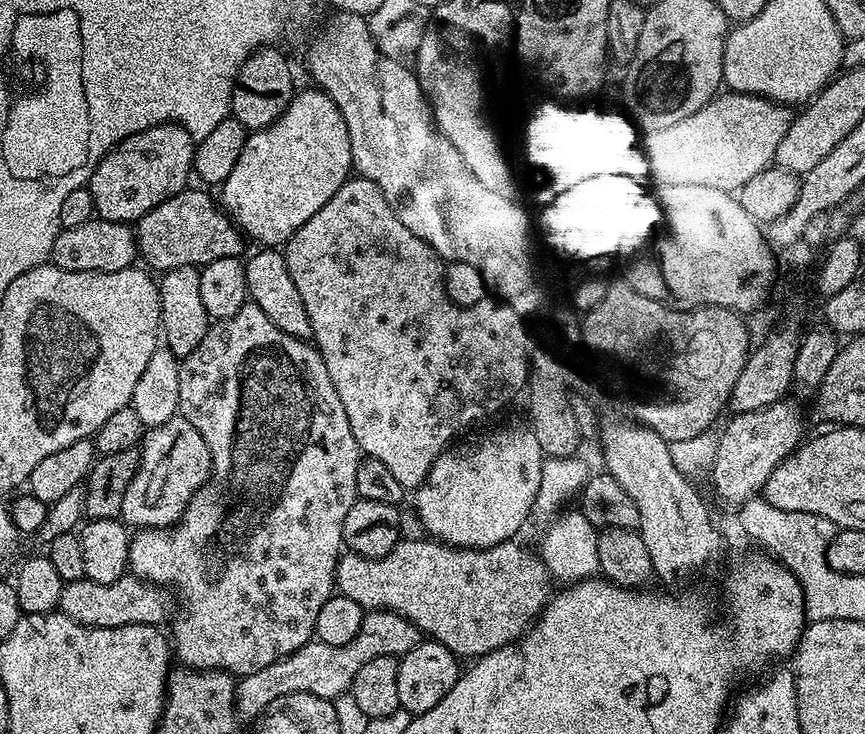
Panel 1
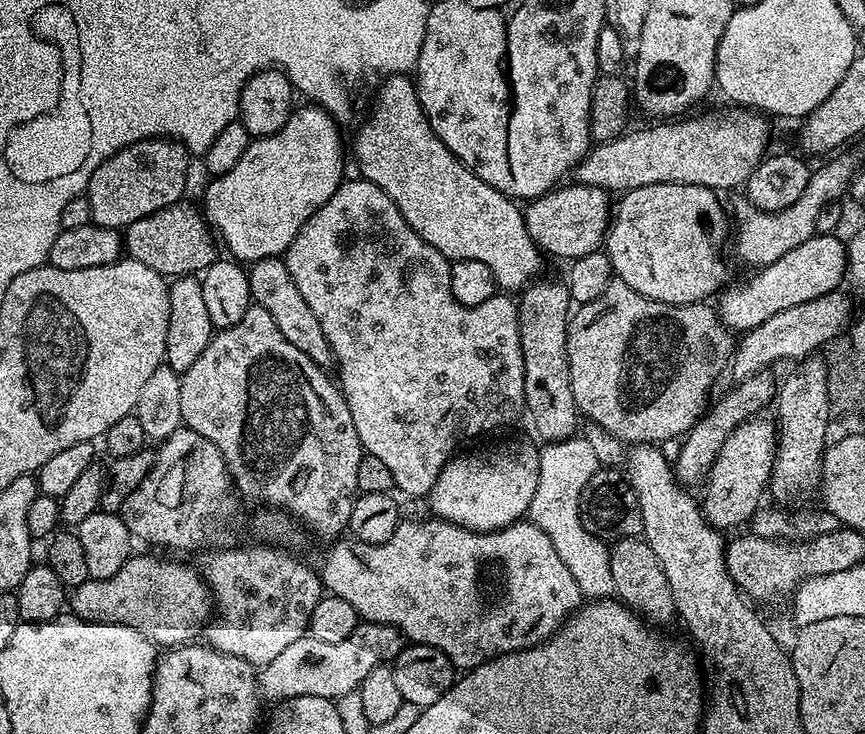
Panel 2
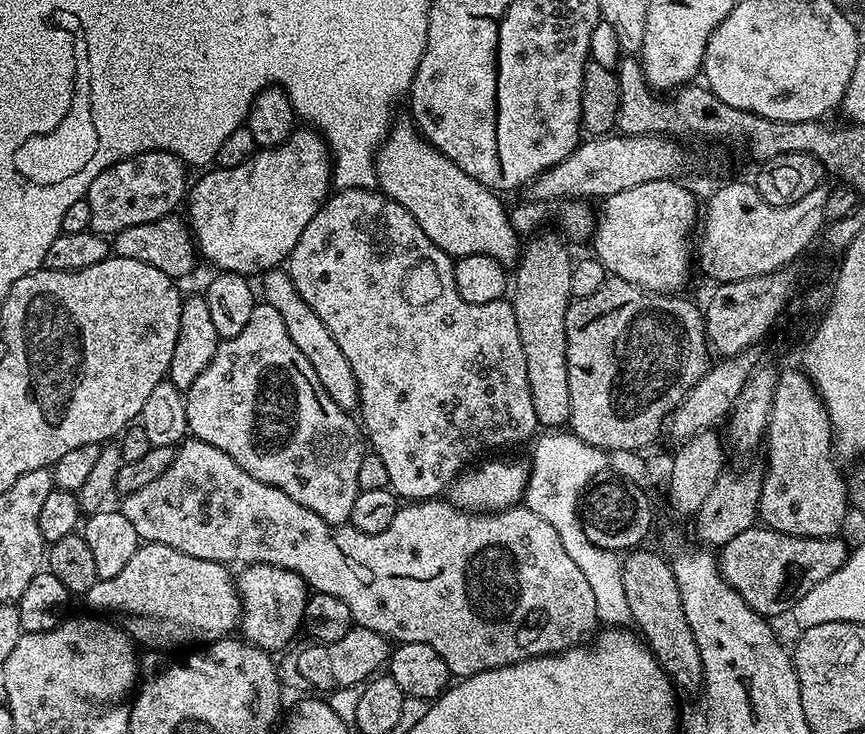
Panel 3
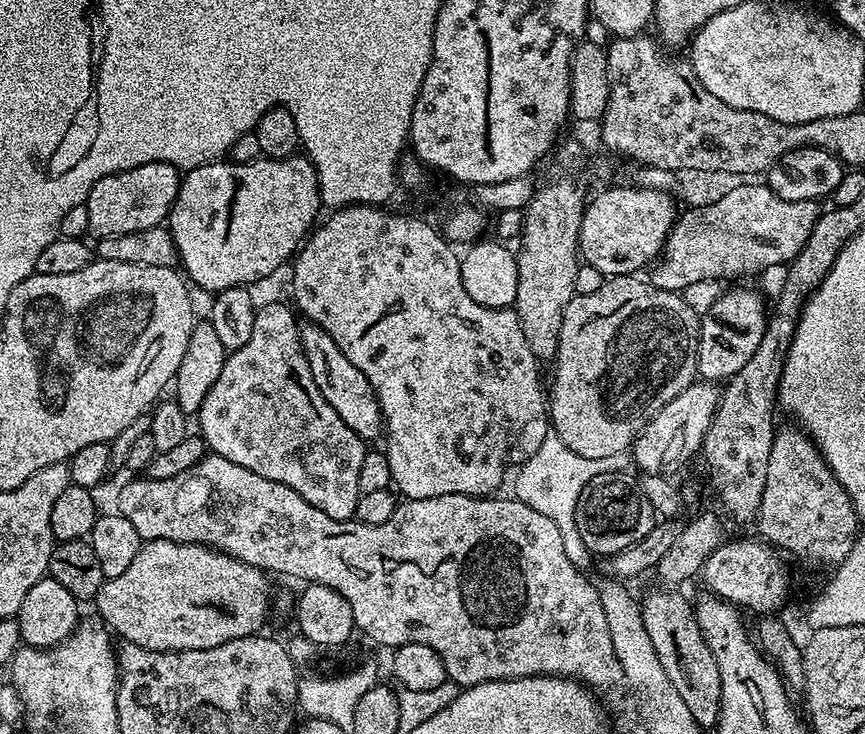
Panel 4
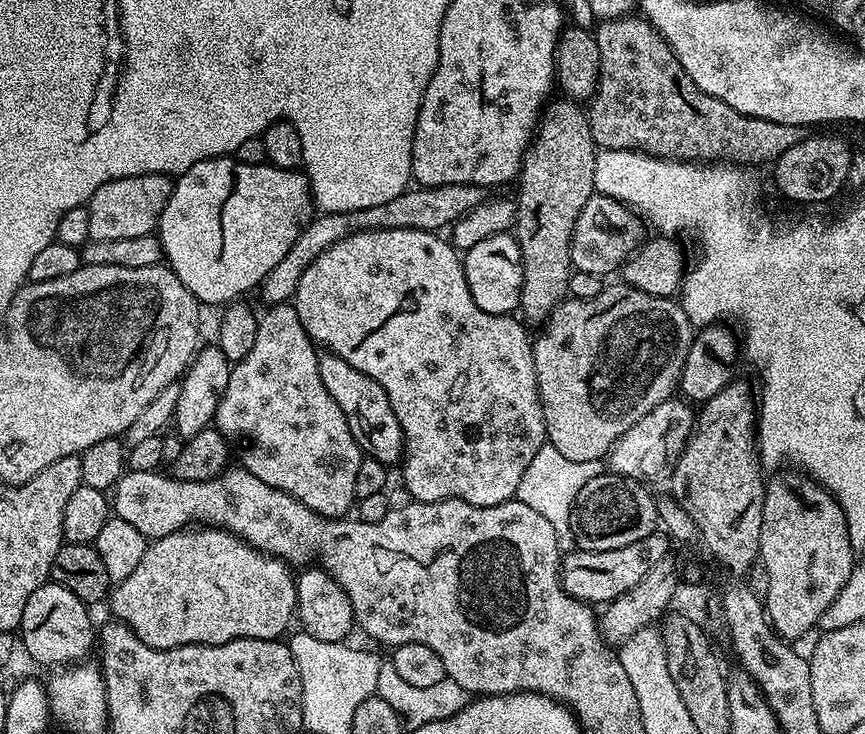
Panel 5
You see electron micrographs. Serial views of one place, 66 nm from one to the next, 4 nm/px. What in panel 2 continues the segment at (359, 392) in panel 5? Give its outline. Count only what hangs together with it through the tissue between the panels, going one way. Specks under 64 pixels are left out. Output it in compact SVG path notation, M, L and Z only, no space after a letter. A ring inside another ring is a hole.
M278 256L254 260L251 261L247 273L252 303L262 306L262 310L266 310L266 314L274 318L274 326L278 326L282 338L298 346L298 350L302 350L302 354L306 354L306 358L313 360L318 367L325 370L331 369L334 361L330 342L326 342L318 317L314 315L314 310L310 310L306 298L302 298L294 278L290 278L290 270L286 262Z

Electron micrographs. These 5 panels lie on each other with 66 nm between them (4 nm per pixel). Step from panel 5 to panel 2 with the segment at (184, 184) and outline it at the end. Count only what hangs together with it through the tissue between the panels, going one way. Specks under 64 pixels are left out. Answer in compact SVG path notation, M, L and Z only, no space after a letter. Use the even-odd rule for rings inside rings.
M297 107L280 132L253 139L234 170L207 181L209 184L204 192L202 215L209 228L222 241L223 247L224 244L228 247L227 255L237 262L283 257L290 242L294 242L298 230L302 230L304 223L326 203L330 194L334 194L334 190L338 190L345 179L341 125L323 108L307 107Z

